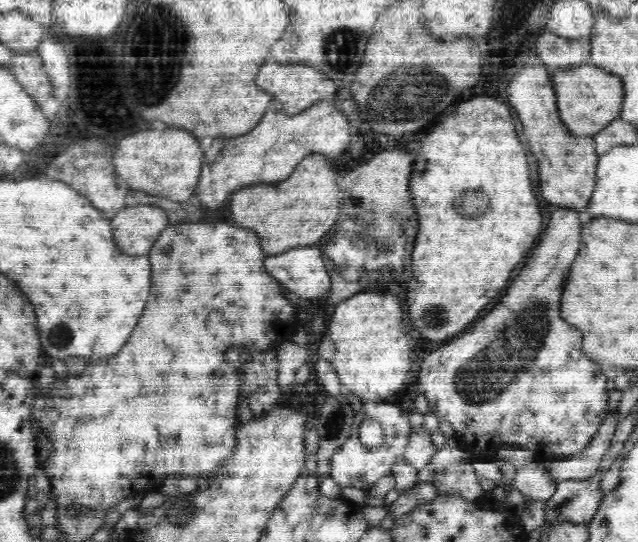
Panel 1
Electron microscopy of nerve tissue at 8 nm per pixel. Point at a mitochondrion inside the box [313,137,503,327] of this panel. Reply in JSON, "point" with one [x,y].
{"point":[370,247]}

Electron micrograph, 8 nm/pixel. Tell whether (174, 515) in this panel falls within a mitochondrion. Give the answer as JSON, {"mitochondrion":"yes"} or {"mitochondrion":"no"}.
{"mitochondrion":"yes"}

